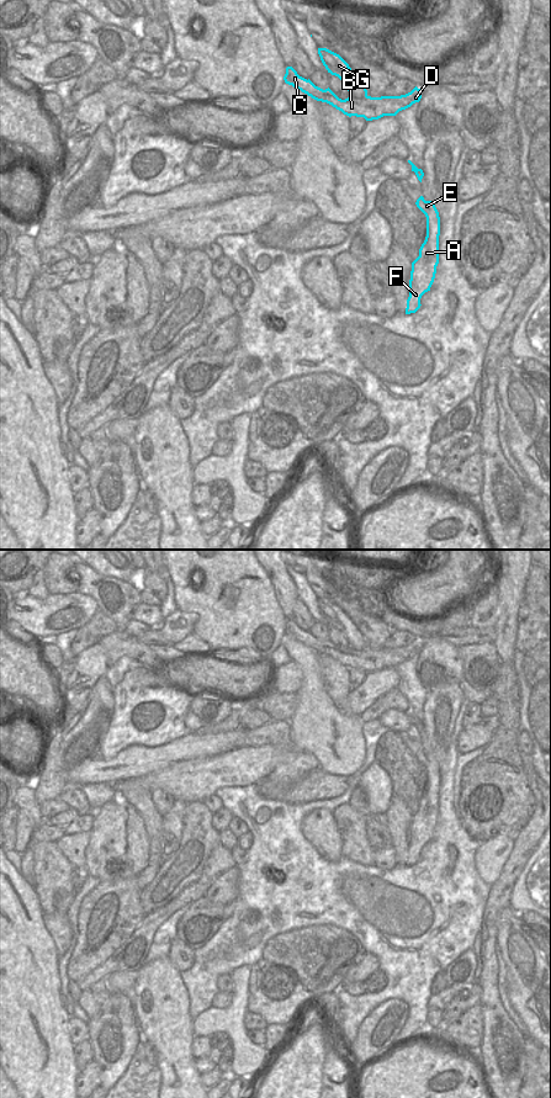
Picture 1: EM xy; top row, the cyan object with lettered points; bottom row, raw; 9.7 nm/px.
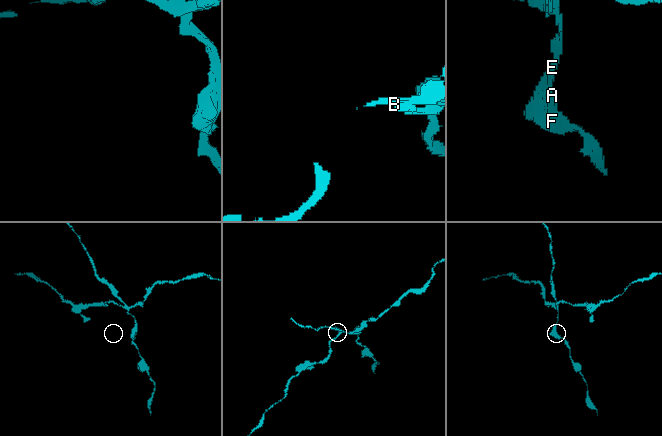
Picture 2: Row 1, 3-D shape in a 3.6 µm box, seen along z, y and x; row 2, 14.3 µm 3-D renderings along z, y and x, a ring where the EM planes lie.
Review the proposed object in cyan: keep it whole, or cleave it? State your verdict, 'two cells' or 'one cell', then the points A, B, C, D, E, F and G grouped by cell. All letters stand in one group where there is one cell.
two cells | A E F G / B C D

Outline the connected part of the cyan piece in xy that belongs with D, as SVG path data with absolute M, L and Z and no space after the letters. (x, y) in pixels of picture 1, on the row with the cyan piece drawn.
M292 67L286 68L284 80L312 99L332 105L349 117L364 117L366 121L378 120L383 116L396 116L399 111L410 107L422 99L422 90L415 86L410 92L401 96L366 96L361 100L350 96L341 100L329 87L323 90L309 79L300 76Z

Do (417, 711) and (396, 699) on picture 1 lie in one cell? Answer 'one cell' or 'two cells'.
two cells

